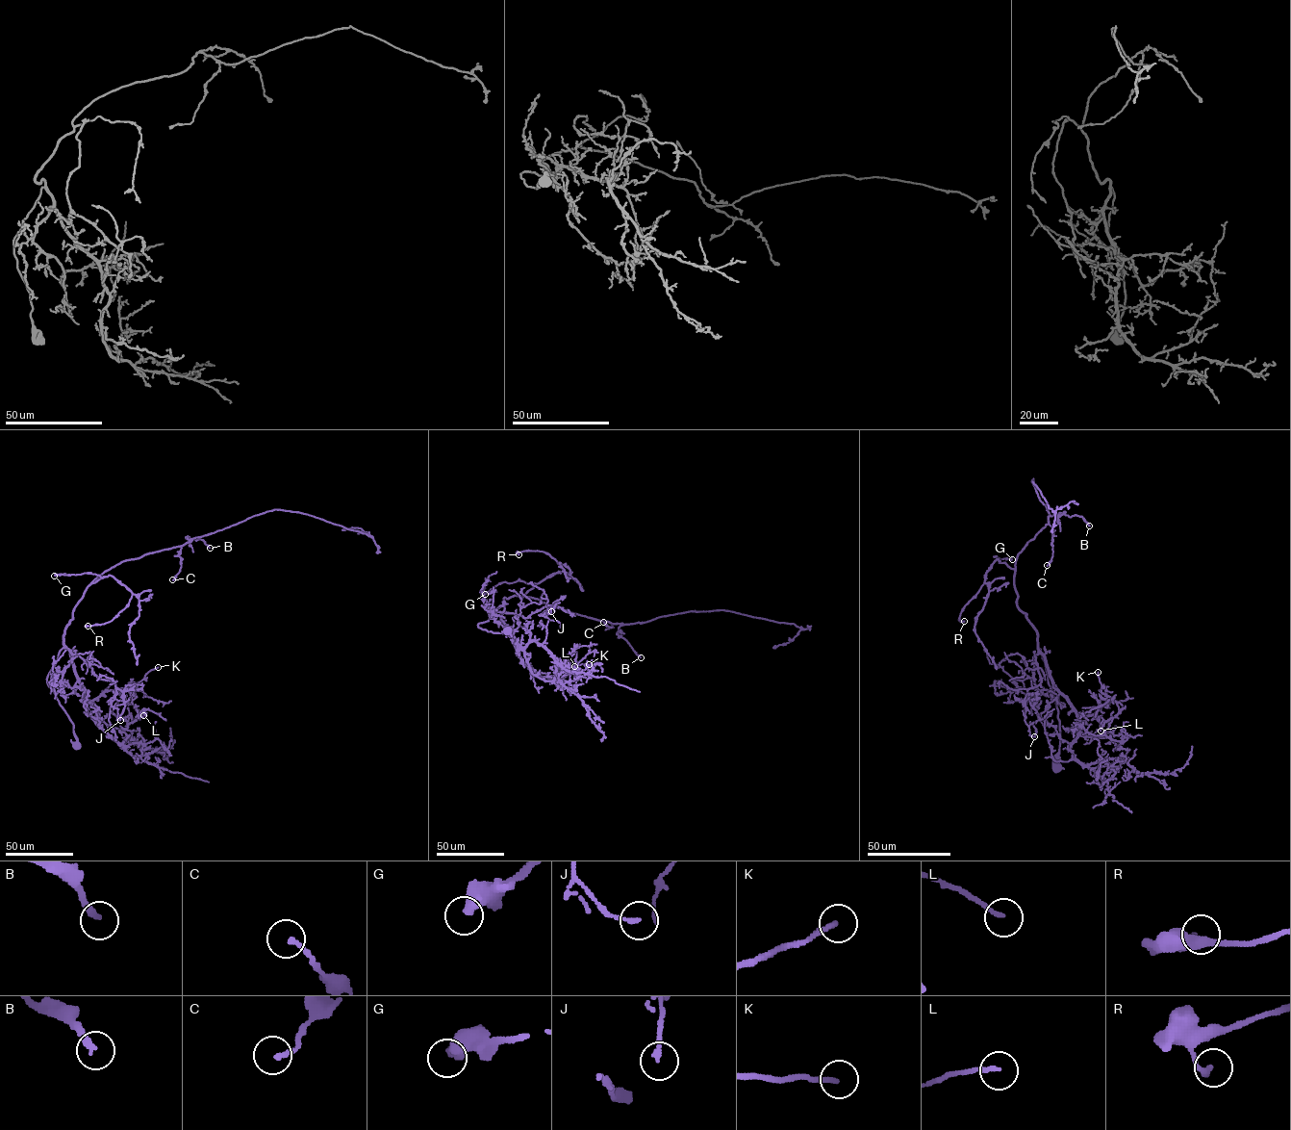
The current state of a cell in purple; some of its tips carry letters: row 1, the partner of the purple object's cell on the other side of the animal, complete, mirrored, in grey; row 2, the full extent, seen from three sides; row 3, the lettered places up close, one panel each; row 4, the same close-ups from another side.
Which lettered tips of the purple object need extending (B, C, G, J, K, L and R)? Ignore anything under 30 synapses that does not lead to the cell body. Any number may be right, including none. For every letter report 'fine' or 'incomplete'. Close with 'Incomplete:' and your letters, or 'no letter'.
B: incomplete
C: fine
G: fine
J: fine
K: fine
L: fine
R: fine
Incomplete: B

